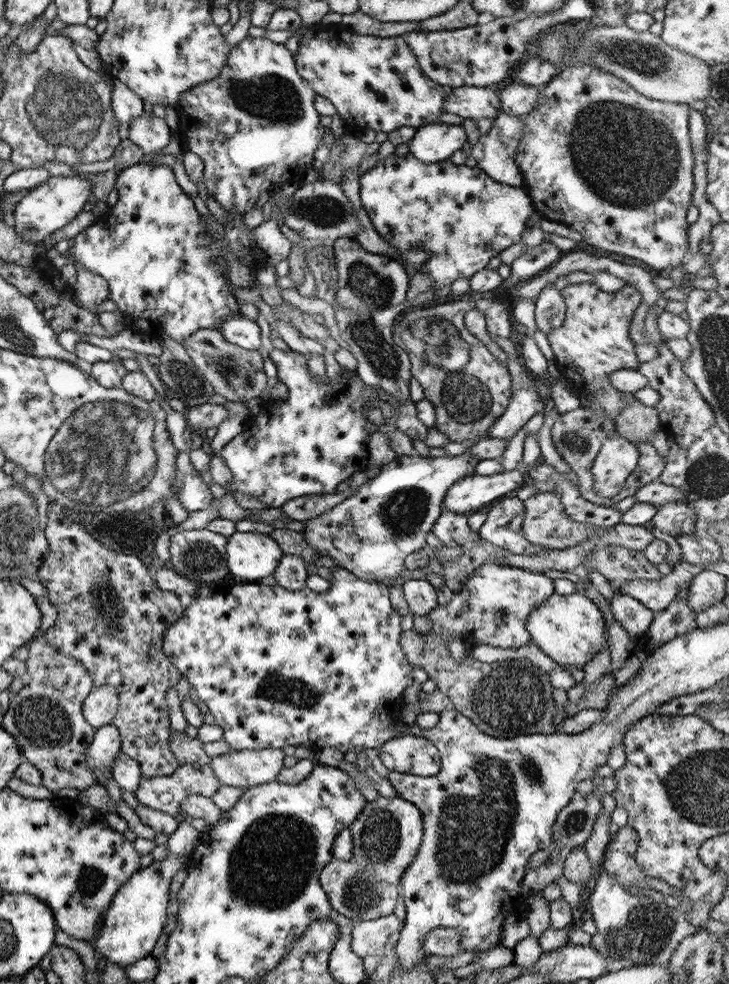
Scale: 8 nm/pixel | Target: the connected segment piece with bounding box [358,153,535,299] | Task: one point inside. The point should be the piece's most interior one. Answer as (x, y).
(446, 221)

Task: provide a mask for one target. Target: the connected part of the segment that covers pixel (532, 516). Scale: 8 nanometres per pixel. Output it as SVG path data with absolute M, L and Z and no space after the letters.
M540 492L523 500L524 517L522 522L523 536L536 547L563 549L579 544L588 538L589 524L572 521L565 513L560 496L555 492Z

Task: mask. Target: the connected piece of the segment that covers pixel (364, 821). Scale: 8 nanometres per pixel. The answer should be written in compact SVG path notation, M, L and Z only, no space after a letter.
M383 797L365 800L362 811L348 826L352 842L352 860L373 873L375 880L399 886L404 870L417 854L422 837L422 816L418 808L403 797Z

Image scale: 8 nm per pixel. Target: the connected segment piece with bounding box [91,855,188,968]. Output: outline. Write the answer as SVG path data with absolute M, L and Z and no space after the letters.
M181 855L153 861L134 872L120 886L120 891L114 894L107 912L101 918L98 933L91 942L100 958L110 960L123 968L140 958L151 956L155 940L161 934L167 918L165 910L169 908L169 883L187 859L188 855Z

